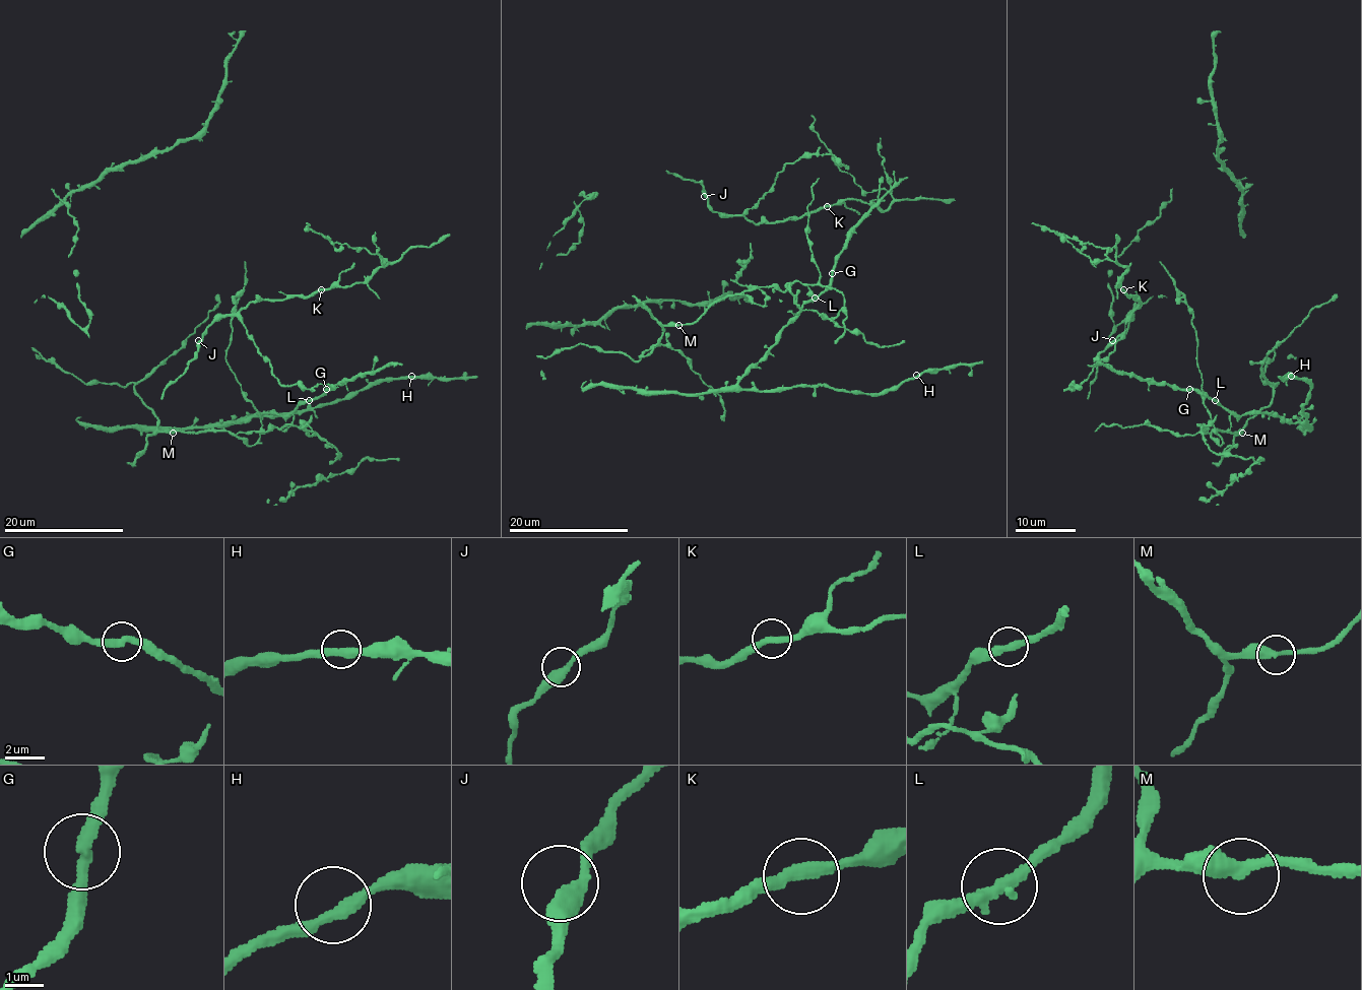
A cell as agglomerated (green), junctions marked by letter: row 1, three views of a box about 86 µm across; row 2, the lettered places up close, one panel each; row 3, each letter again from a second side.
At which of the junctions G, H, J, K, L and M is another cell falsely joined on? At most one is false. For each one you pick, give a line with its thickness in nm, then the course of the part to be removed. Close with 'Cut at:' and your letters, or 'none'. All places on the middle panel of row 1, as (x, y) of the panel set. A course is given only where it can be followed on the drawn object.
Cut at: none

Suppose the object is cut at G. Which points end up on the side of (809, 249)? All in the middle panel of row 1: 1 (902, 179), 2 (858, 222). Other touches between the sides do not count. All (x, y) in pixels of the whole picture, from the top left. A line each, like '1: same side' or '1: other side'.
1: other side
2: other side

